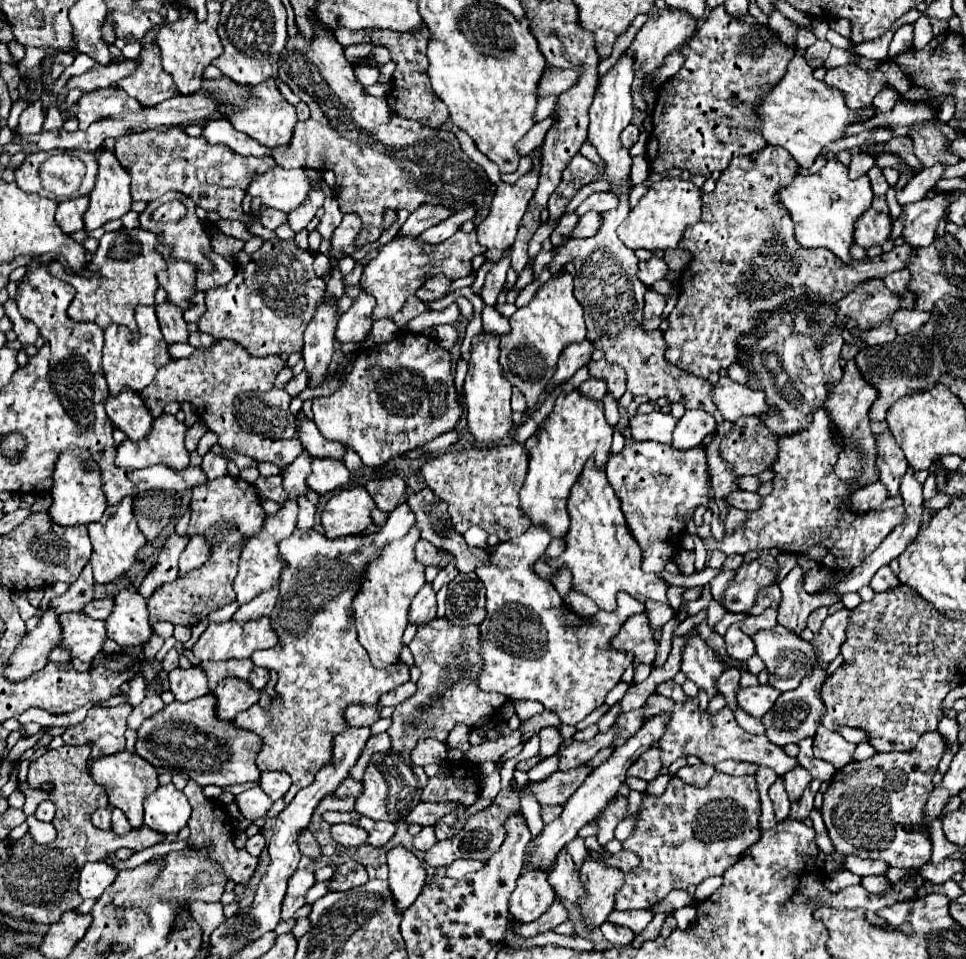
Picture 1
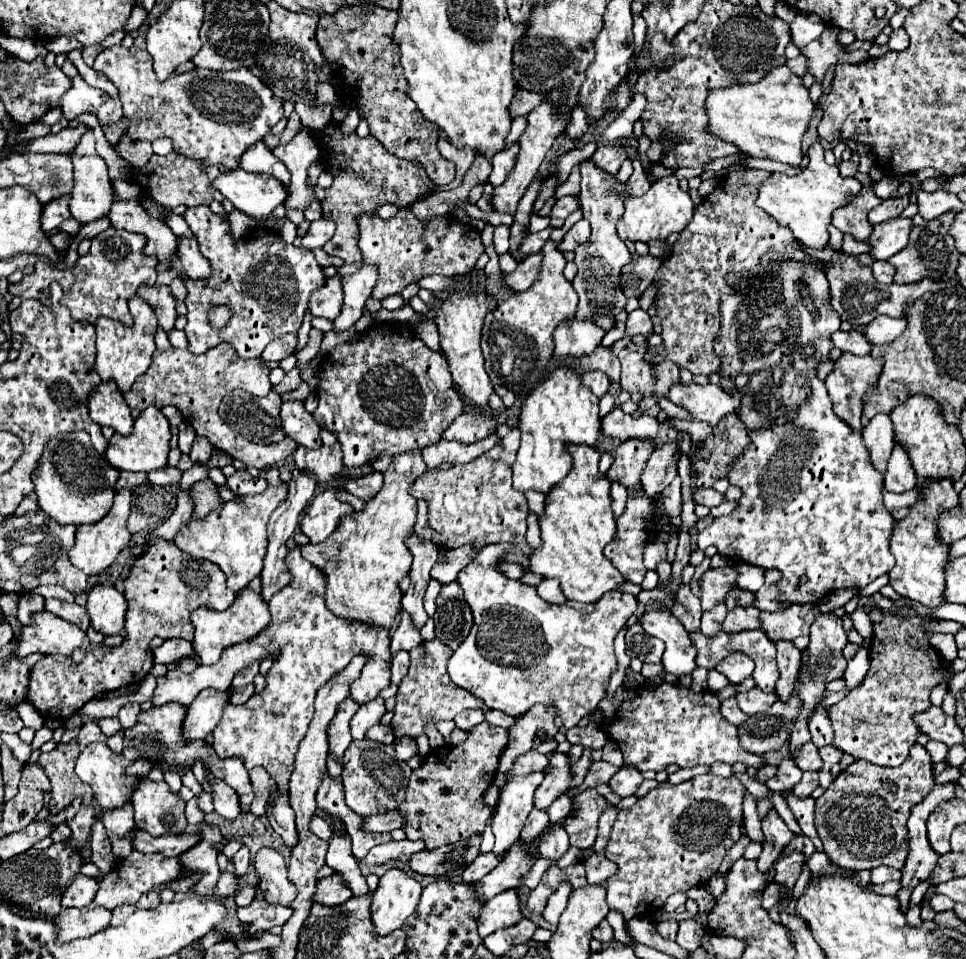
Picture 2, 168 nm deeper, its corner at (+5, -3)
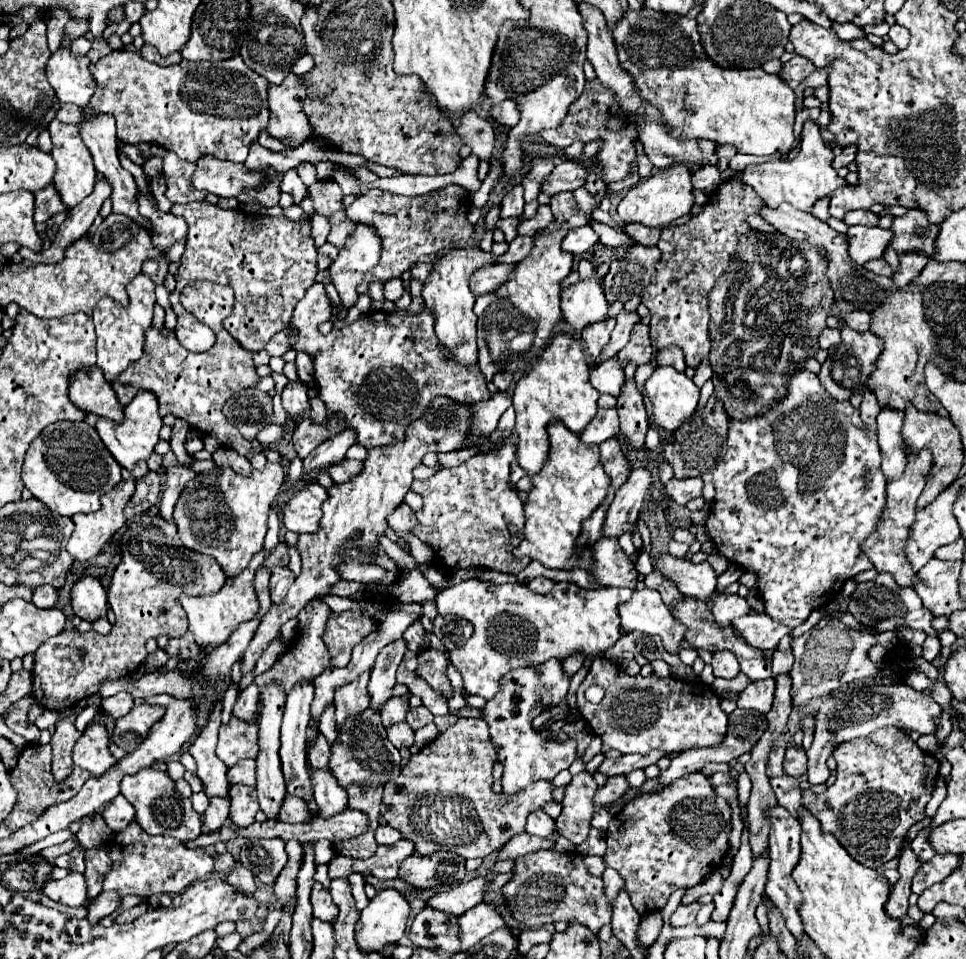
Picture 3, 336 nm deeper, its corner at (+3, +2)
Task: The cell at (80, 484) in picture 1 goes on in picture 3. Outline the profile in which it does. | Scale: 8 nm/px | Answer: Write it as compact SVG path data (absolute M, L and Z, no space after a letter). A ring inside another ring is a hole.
M58 421L30 443L22 465L22 481L32 497L42 501L52 513L72 517L100 509L100 497L122 479L120 469L94 427L84 421Z

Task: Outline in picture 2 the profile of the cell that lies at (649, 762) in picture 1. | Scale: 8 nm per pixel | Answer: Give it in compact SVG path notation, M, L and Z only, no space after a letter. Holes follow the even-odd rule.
M622 766L612 778L610 778L610 788L618 794L618 796L622 796L622 798L626 798L626 796L630 796L630 794L634 794L636 790L638 790L638 786L642 784L642 772L640 770L636 770L636 768L632 768L632 766Z

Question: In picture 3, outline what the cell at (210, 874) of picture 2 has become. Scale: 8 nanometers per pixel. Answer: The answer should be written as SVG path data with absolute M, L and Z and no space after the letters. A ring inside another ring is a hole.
M212 797L204 813L204 823L210 829L220 829L222 823L228 819L228 805L230 805L228 797Z

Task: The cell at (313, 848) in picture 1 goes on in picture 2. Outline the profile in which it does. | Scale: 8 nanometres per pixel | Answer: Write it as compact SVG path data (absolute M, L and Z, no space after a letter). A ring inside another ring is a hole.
M278 792L272 794L274 806L266 808L270 826L274 828L274 832L278 832L284 840L284 844L288 848L296 846L296 826L294 826L294 810L288 804L288 796L280 796Z

